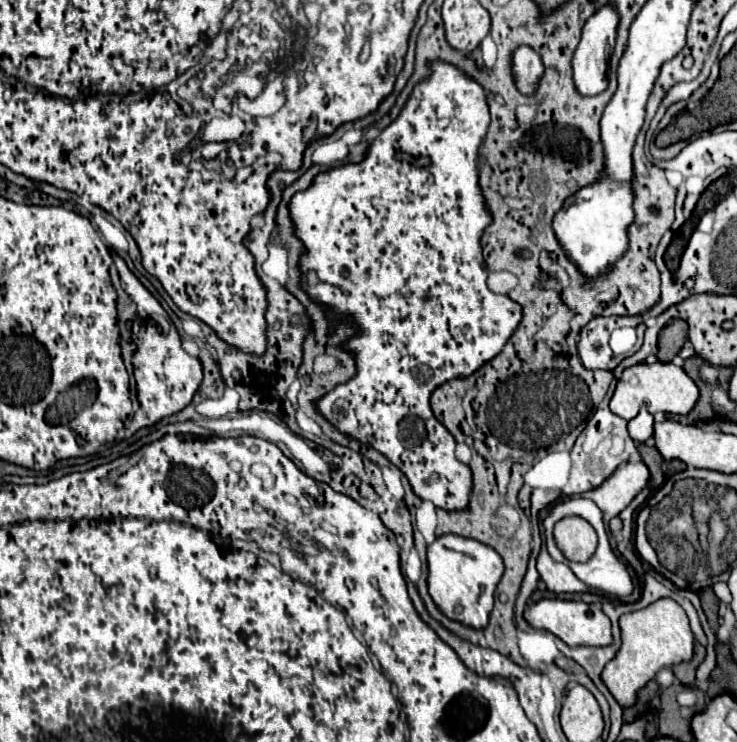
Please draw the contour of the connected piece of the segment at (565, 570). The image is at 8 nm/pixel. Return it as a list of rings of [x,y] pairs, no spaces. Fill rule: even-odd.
[[[546,547],[542,549],[536,567],[538,567],[538,573],[540,573],[542,581],[546,583],[546,587],[554,593],[584,593],[584,591],[590,591],[590,587],[586,583],[582,583],[566,563],[554,561],[548,555]]]

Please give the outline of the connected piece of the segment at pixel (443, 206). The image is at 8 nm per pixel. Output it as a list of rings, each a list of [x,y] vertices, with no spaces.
[[[436,59],[430,63],[430,77],[426,81],[416,83],[416,87],[412,89],[400,115],[382,131],[382,135],[378,139],[370,141],[366,155],[360,163],[346,163],[342,167],[328,169],[328,171],[316,175],[312,185],[304,191],[298,191],[288,203],[290,219],[294,225],[294,235],[304,245],[304,253],[300,255],[300,285],[302,285],[302,289],[306,291],[306,295],[314,303],[328,305],[326,315],[330,317],[330,321],[336,321],[338,317],[342,317],[342,319],[352,317],[354,325],[358,327],[358,331],[340,345],[340,347],[346,347],[346,351],[356,357],[356,375],[350,381],[336,385],[328,395],[324,395],[318,401],[318,411],[342,433],[346,433],[346,435],[374,447],[382,455],[386,455],[408,477],[414,493],[420,499],[428,499],[436,507],[446,509],[446,511],[460,511],[460,509],[468,507],[468,499],[470,499],[470,491],[472,491],[472,471],[468,465],[464,465],[456,459],[456,455],[454,455],[456,441],[450,435],[450,431],[434,417],[434,413],[430,409],[430,395],[442,383],[456,379],[456,377],[468,377],[468,375],[476,373],[484,363],[494,359],[502,351],[502,347],[506,345],[510,335],[516,331],[518,323],[522,321],[522,307],[506,295],[492,293],[486,285],[488,271],[486,271],[486,263],[482,257],[480,239],[482,239],[484,229],[492,223],[492,213],[488,211],[486,199],[484,199],[480,185],[478,185],[478,149],[484,141],[488,125],[490,125],[490,111],[488,111],[484,87],[476,79],[468,77],[456,65]]]

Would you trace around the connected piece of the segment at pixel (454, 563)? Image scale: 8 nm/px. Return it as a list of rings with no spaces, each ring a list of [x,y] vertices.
[[[440,535],[428,545],[428,573],[428,591],[446,617],[474,629],[488,625],[494,589],[504,573],[502,557],[492,547],[462,535]]]

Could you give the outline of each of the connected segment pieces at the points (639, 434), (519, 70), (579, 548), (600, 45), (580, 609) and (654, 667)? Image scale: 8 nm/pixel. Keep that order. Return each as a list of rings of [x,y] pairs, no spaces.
[[[640,411],[640,415],[628,423],[628,431],[636,443],[648,441],[654,435],[654,417],[648,411]]]
[[[520,46],[512,55],[512,71],[516,77],[516,85],[524,95],[532,95],[536,91],[538,79],[544,73],[540,63],[540,55],[529,46]]]
[[[580,517],[562,519],[554,529],[554,537],[564,555],[572,561],[588,561],[596,551],[596,533],[592,525]]]
[[[604,5],[598,13],[594,13],[586,21],[586,25],[582,29],[582,41],[576,47],[572,67],[574,67],[574,85],[576,85],[578,93],[584,97],[598,95],[608,87],[608,63],[610,63],[610,55],[614,49],[614,41],[616,41],[616,27],[618,27],[616,9],[610,5]]]
[[[542,599],[536,605],[528,607],[524,613],[526,621],[536,629],[546,629],[558,635],[570,647],[590,645],[590,647],[604,647],[612,645],[612,629],[610,619],[598,605],[588,605],[584,601],[566,601],[566,599]]]
[[[658,599],[640,611],[622,615],[620,629],[622,629],[622,647],[616,659],[612,659],[604,667],[602,681],[622,707],[632,707],[638,699],[636,691],[646,687],[646,683],[654,679],[660,669],[692,659],[694,633],[690,629],[684,609],[672,599]]]

